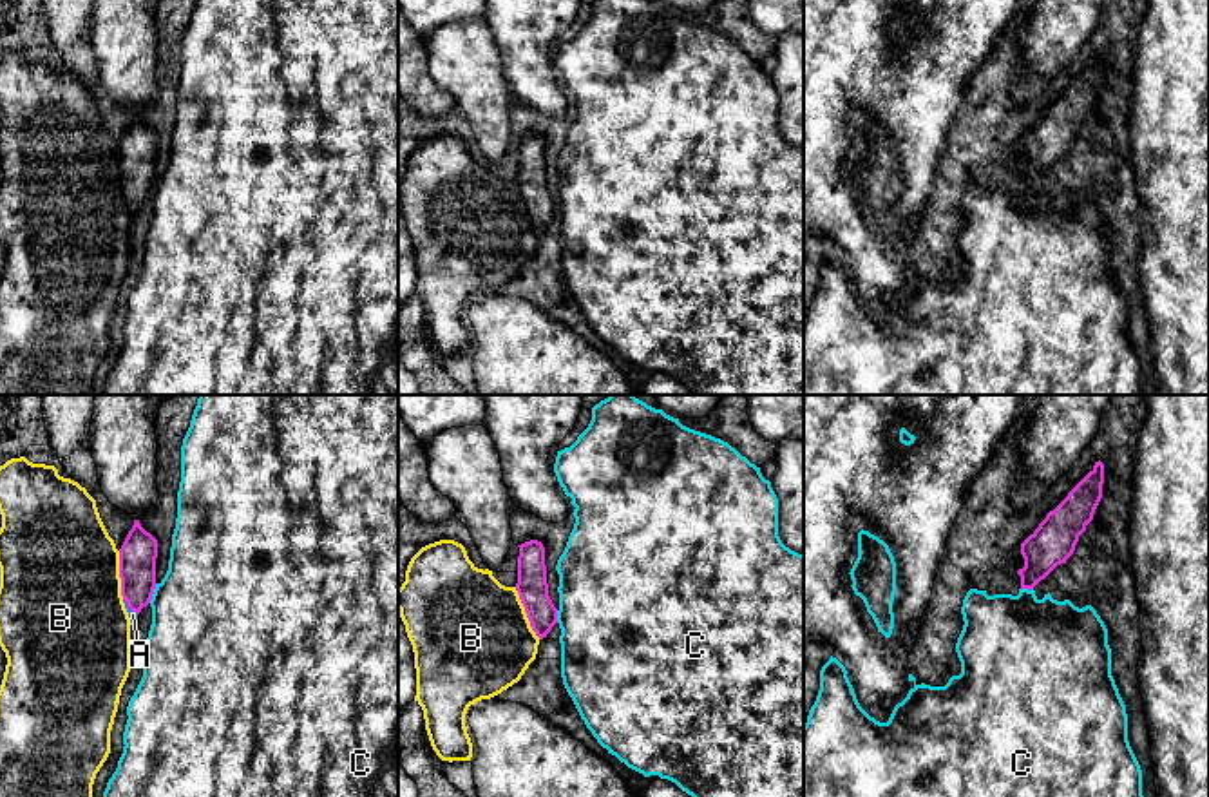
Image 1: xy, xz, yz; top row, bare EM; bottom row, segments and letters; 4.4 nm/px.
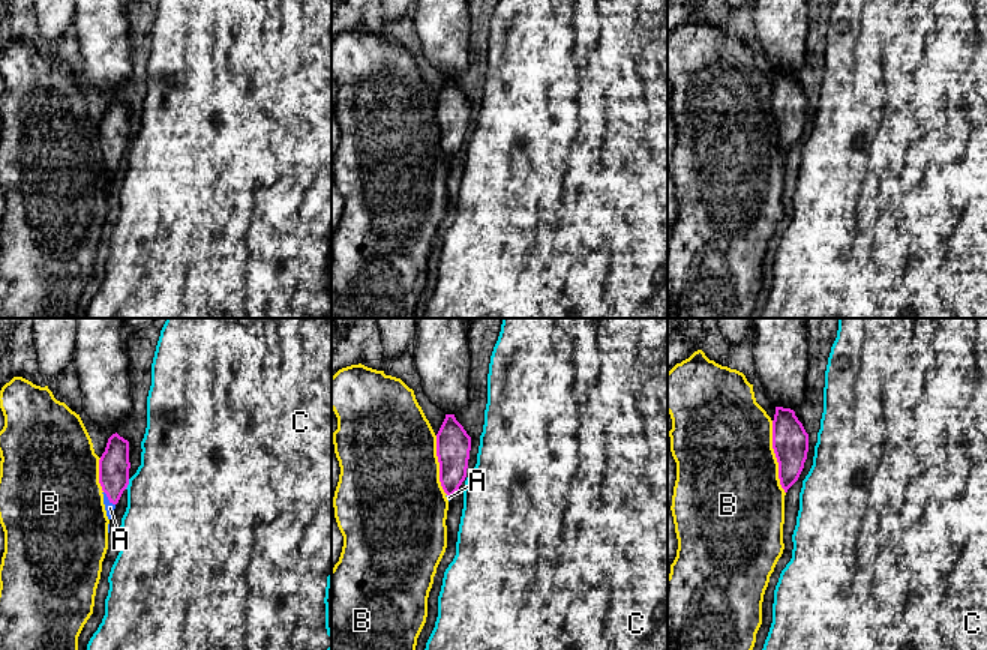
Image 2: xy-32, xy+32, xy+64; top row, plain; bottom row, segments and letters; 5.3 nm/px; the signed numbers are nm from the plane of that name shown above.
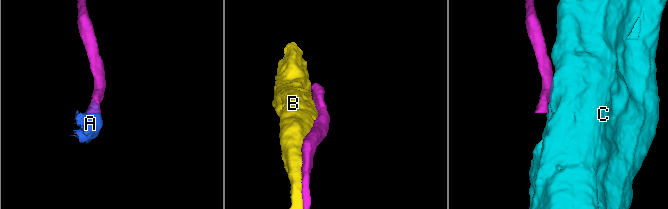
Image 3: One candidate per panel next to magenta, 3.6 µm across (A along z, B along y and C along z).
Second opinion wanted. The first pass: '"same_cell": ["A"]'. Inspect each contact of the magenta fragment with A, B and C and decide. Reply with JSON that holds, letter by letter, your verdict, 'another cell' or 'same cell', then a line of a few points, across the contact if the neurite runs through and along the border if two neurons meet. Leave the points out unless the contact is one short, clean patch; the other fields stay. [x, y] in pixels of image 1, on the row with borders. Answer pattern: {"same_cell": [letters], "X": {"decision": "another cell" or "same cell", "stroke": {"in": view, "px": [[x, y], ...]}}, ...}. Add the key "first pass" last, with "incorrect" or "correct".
{"same_cell": ["A"], "A": {"decision": "same cell"}, "B": {"decision": "another cell"}, "C": {"decision": "another cell"}, "first pass": "correct"}

